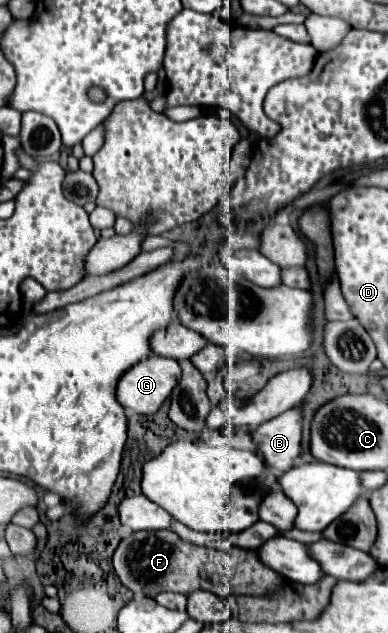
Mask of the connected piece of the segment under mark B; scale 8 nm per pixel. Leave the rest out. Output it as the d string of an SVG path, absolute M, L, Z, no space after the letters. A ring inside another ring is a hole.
M298 404L252 432L252 438L258 444L258 454L278 472L292 470L294 460L302 454L302 412L304 404Z

